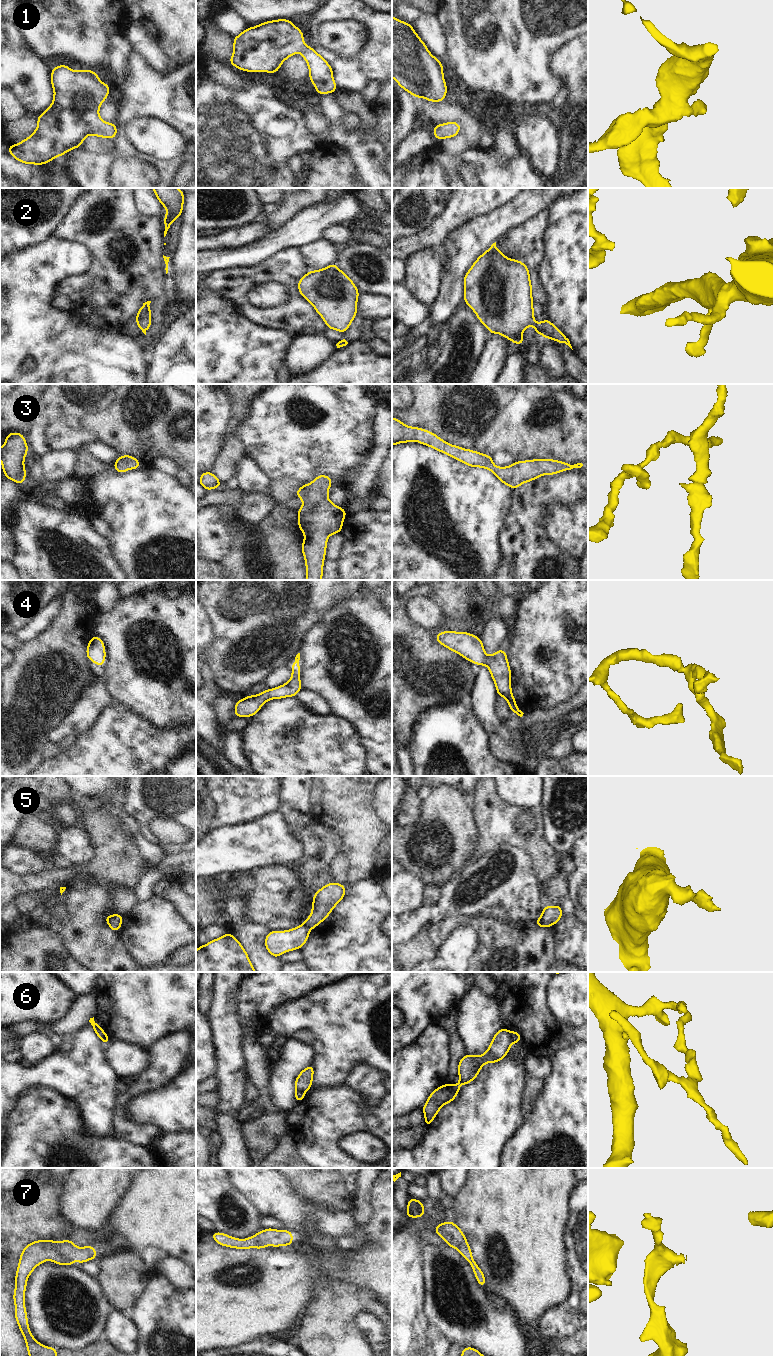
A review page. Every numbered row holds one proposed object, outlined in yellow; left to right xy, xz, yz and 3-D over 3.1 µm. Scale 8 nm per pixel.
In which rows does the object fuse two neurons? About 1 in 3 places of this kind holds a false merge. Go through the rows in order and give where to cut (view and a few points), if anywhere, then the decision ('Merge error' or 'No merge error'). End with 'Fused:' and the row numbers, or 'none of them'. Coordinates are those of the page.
1: No split. No merge error
2: No split. No merge error
3: No split. No merge error
4: No split. No merge error
5: Split along xz (303, 923), (309, 929). Merge error
6: Split along yz (508, 1031), (512, 1042). Merge error
7: No split. No merge error
Fused: 5, 6

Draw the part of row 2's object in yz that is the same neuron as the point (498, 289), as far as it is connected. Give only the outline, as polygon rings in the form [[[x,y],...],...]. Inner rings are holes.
[[[496,242],[477,258],[464,275],[463,302],[474,311],[492,335],[499,333],[513,343],[521,345],[525,343],[522,332],[532,325],[537,335],[541,334],[544,338],[553,339],[559,344],[565,343],[572,349],[569,339],[549,319],[545,318],[540,323],[534,321],[534,301],[528,267],[519,260],[507,258],[496,247]]]

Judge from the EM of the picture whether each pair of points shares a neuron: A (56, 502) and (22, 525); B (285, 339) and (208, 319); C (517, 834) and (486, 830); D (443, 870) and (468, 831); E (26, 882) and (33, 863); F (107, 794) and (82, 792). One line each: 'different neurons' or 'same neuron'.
A: different neurons
B: same neuron
C: same neuron
D: same neuron
E: different neurons
F: same neuron

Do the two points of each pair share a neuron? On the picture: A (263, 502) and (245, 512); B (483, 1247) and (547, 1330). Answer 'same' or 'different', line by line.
A: same
B: different

